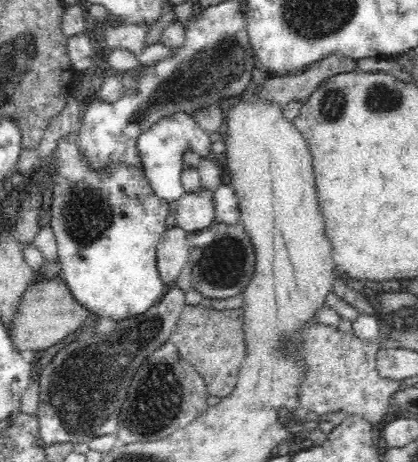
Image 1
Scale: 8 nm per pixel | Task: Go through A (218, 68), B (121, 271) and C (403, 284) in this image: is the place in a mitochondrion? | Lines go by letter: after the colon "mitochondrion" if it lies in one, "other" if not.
A: mitochondrion
B: other
C: other

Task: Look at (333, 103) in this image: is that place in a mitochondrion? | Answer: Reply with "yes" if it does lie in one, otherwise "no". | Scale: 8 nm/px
yes

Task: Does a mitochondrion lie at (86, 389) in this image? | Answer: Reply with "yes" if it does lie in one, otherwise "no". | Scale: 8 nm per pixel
yes

